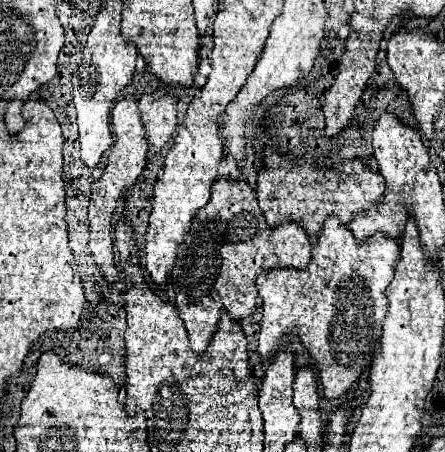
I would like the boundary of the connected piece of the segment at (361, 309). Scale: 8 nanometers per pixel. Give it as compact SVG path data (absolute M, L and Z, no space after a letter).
M325 218L305 270L275 268L257 276L257 290L263 298L261 360L269 362L273 358L283 334L299 334L301 344L315 358L325 398L333 400L347 394L379 348L381 324L387 314L385 290L393 280L397 260L399 242L387 234L375 232L375 236L357 242L339 218Z

